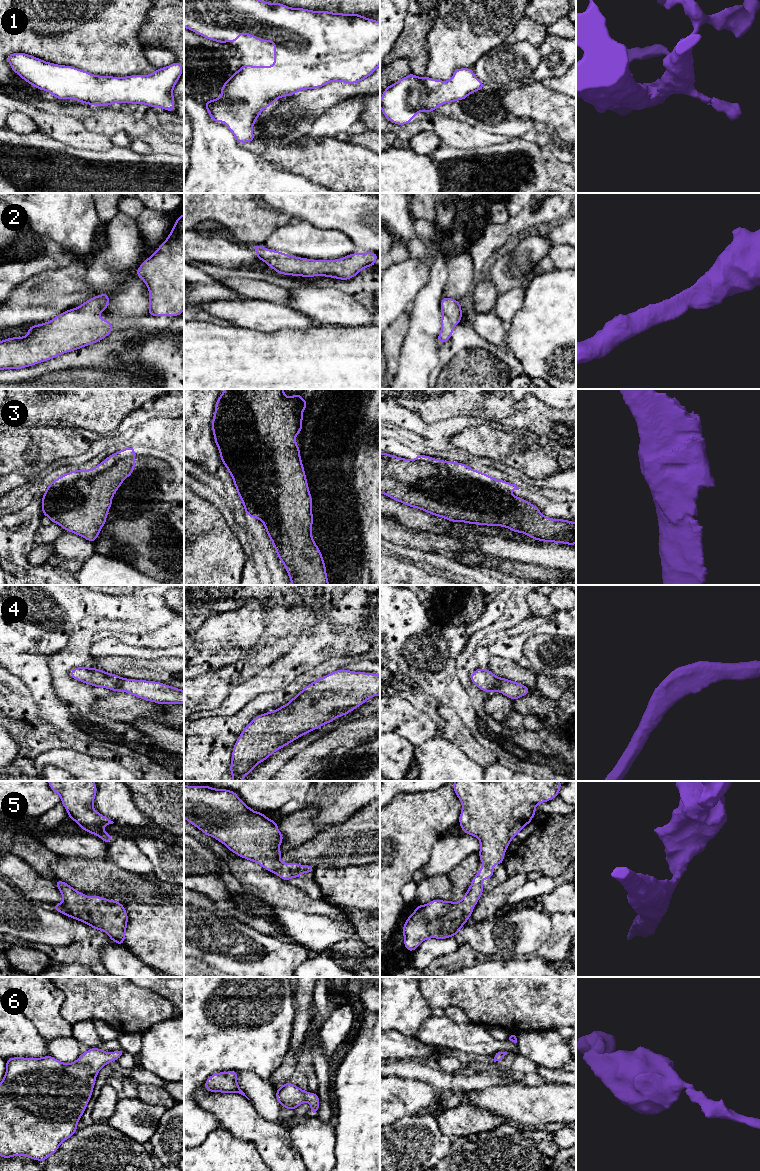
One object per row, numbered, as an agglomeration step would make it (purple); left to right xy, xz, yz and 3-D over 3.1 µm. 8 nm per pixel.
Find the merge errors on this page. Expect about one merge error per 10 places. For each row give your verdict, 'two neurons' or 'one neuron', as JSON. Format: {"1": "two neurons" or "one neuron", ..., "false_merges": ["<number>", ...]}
{"1": "one neuron", "2": "one neuron", "3": "one neuron", "4": "one neuron", "5": "one neuron", "6": "one neuron", "false_merges": []}

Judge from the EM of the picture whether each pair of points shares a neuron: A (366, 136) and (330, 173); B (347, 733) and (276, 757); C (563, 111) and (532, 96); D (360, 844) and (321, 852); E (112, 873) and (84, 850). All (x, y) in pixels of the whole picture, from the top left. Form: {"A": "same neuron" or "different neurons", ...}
{"A": "different neurons", "B": "different neurons", "C": "same neuron", "D": "same neuron", "E": "different neurons"}

